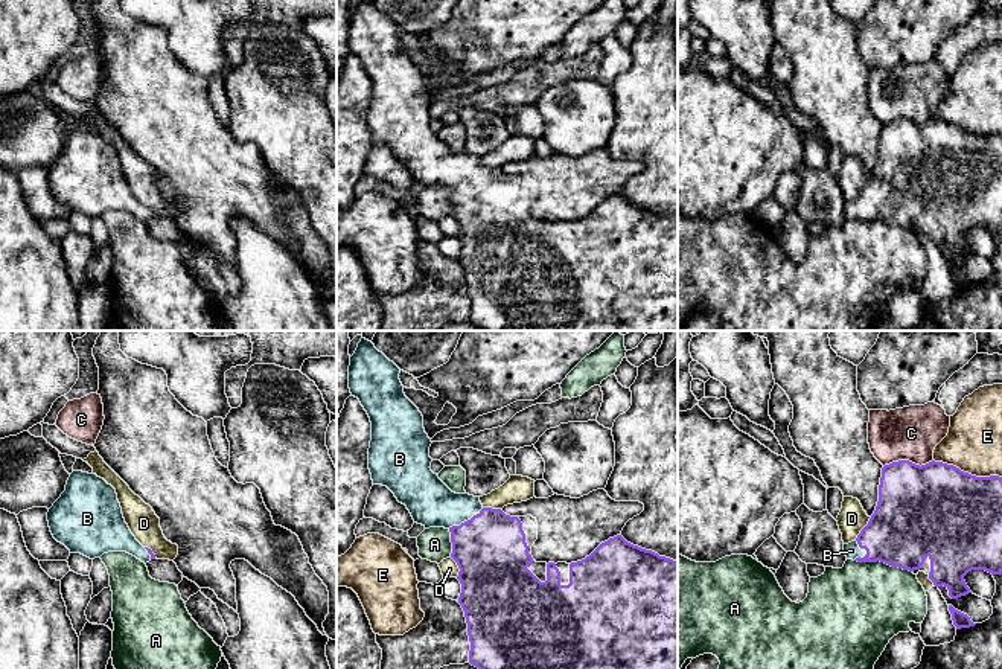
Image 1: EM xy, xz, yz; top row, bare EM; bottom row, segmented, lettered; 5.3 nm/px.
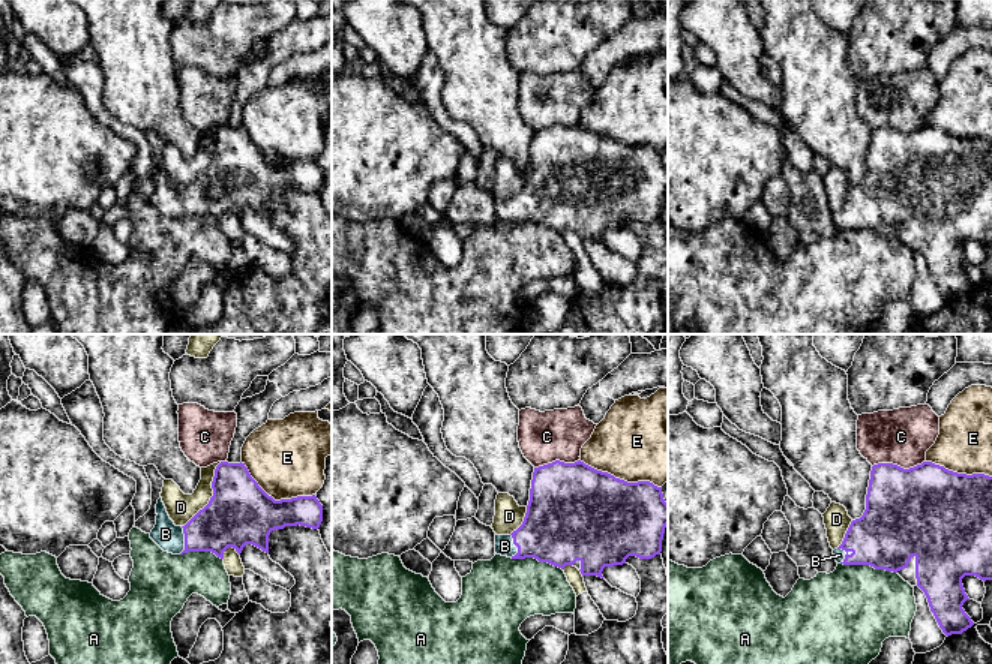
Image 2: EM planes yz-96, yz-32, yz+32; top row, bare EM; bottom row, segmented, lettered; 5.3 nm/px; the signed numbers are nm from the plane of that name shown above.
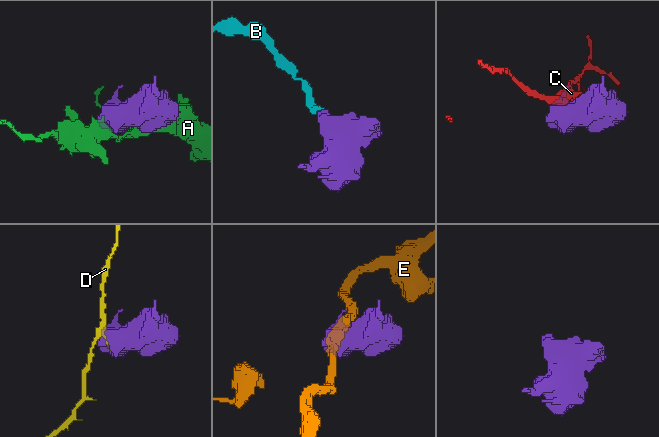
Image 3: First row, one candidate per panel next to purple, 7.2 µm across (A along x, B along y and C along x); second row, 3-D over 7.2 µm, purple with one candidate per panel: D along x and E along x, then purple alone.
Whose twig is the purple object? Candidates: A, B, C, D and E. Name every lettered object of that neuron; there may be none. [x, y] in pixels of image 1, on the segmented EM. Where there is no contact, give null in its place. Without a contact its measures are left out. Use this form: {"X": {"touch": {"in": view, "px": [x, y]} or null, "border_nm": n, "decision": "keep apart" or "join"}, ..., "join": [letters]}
{"A": {"touch": {"in": "yz", "px": [883, 561]}, "border_nm": 320, "decision": "keep apart"}, "B": {"touch": {"in": "xz", "px": [465, 521]}, "border_nm": 220, "decision": "join"}, "C": {"touch": {"in": "yz", "px": [908, 460]}, "border_nm": 260, "decision": "keep apart"}, "D": {"touch": {"in": "yz", "px": [864, 528]}, "border_nm": 150, "decision": "keep apart"}, "E": {"touch": {"in": "yz", "px": [967, 473]}, "border_nm": 380, "decision": "keep apart"}, "join": ["B"]}

